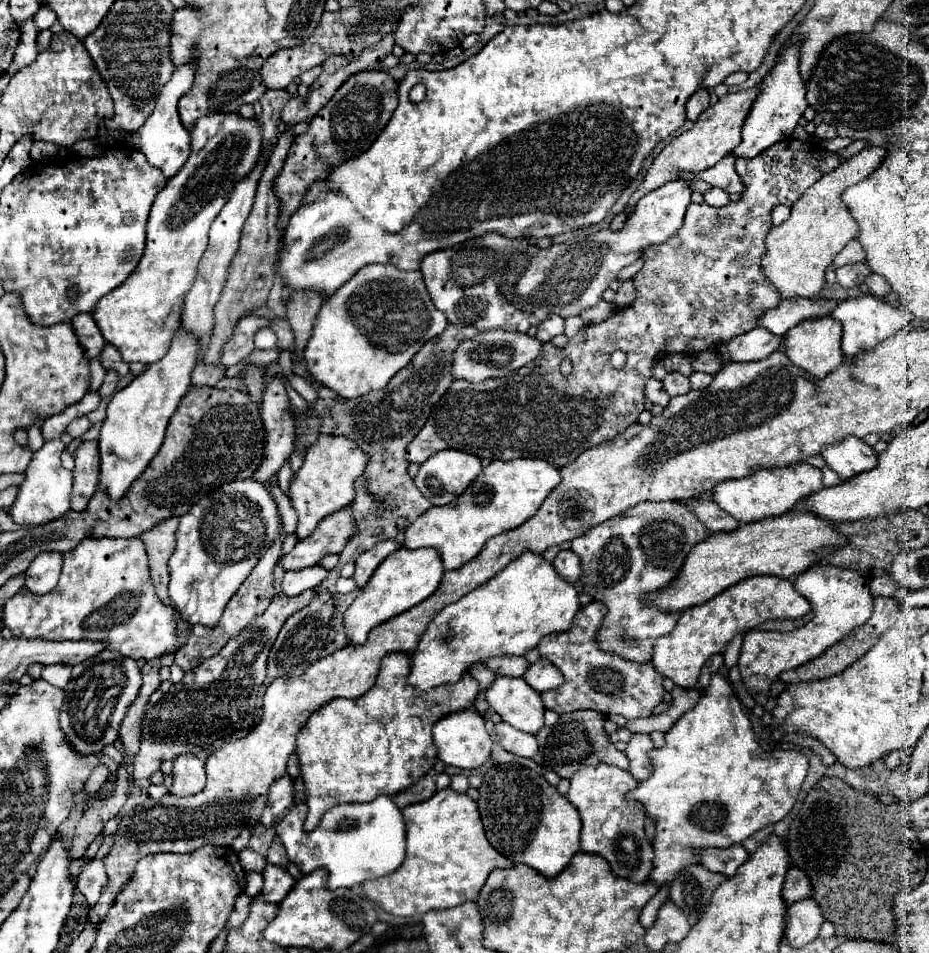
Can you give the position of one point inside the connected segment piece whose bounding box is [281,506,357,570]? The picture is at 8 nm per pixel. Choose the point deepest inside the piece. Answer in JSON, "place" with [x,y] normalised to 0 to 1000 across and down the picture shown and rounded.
{"place":[357,559]}

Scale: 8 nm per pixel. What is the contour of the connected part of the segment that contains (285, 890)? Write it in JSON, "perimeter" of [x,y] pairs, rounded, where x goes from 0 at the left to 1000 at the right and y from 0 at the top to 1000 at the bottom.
{"perimeter":[[[287,907],[281,917],[283,917],[283,923],[285,923],[283,938],[285,938],[292,946],[298,946],[298,949],[311,938],[311,934],[313,934],[315,928],[318,928],[315,919],[313,919],[307,911],[302,911],[302,909]]]}

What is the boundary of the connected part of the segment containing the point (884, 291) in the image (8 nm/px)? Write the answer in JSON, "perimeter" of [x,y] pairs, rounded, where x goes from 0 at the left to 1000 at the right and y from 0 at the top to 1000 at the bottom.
{"perimeter":[[[938,288],[938,290],[931,294],[931,298],[933,298],[935,306],[938,306],[940,311],[944,311],[944,313],[953,313],[953,311],[959,306],[959,300],[953,296],[953,292],[948,292],[948,290],[944,290],[944,288]]]}

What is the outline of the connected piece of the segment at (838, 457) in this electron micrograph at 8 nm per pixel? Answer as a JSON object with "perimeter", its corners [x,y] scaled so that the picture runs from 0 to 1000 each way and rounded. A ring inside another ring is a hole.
{"perimeter":[[[912,458],[901,466],[886,468],[882,476],[907,506],[938,493],[944,487],[944,476],[940,470],[918,458]]]}

